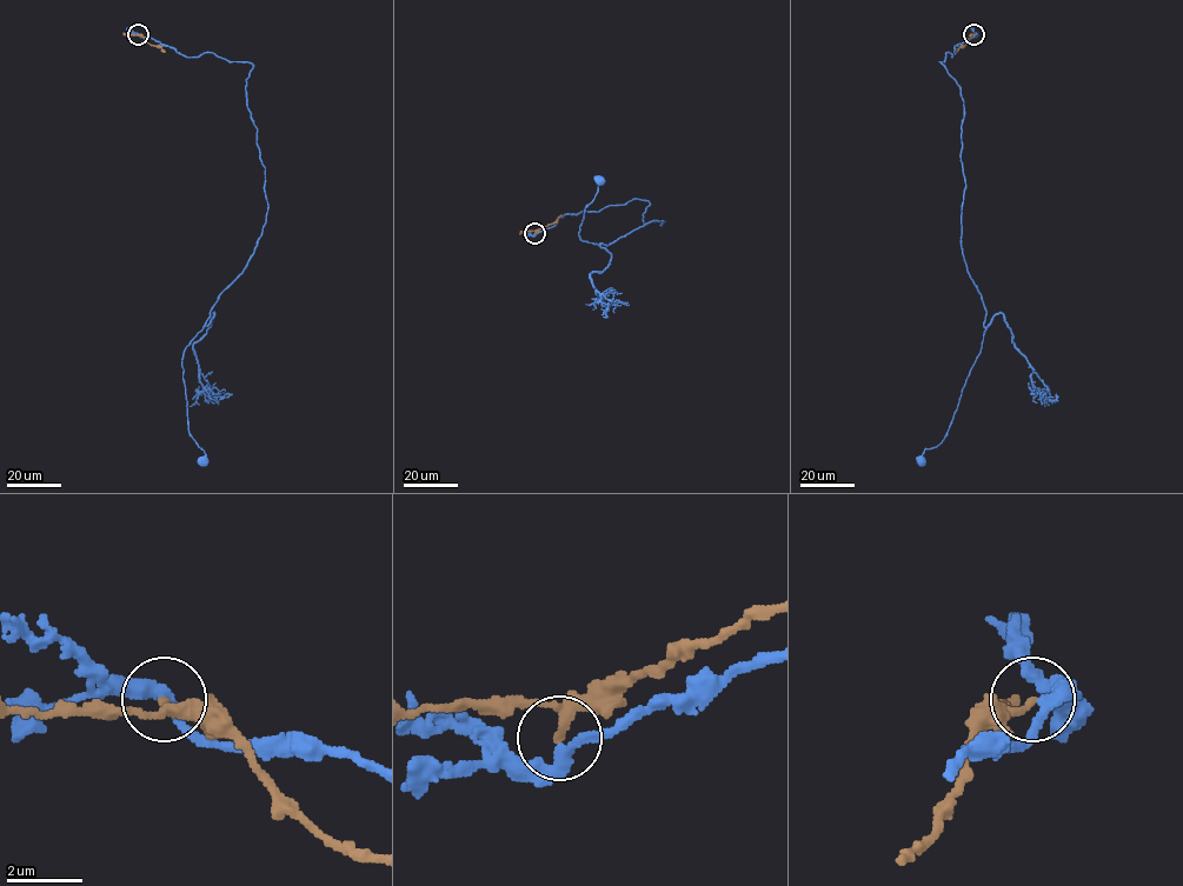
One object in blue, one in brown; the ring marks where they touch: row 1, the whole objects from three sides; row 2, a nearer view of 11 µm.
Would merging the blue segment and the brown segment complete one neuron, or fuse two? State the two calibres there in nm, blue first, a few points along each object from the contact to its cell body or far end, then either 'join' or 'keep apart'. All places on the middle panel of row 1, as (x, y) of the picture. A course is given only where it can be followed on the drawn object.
calibres 280 and 190 nm; course blue (534, 234), (564, 214), (633, 199), (650, 202), (643, 222), (664, 221), (607, 245), (580, 240), (599, 181); course brown (534, 233), (562, 214); keep apart

